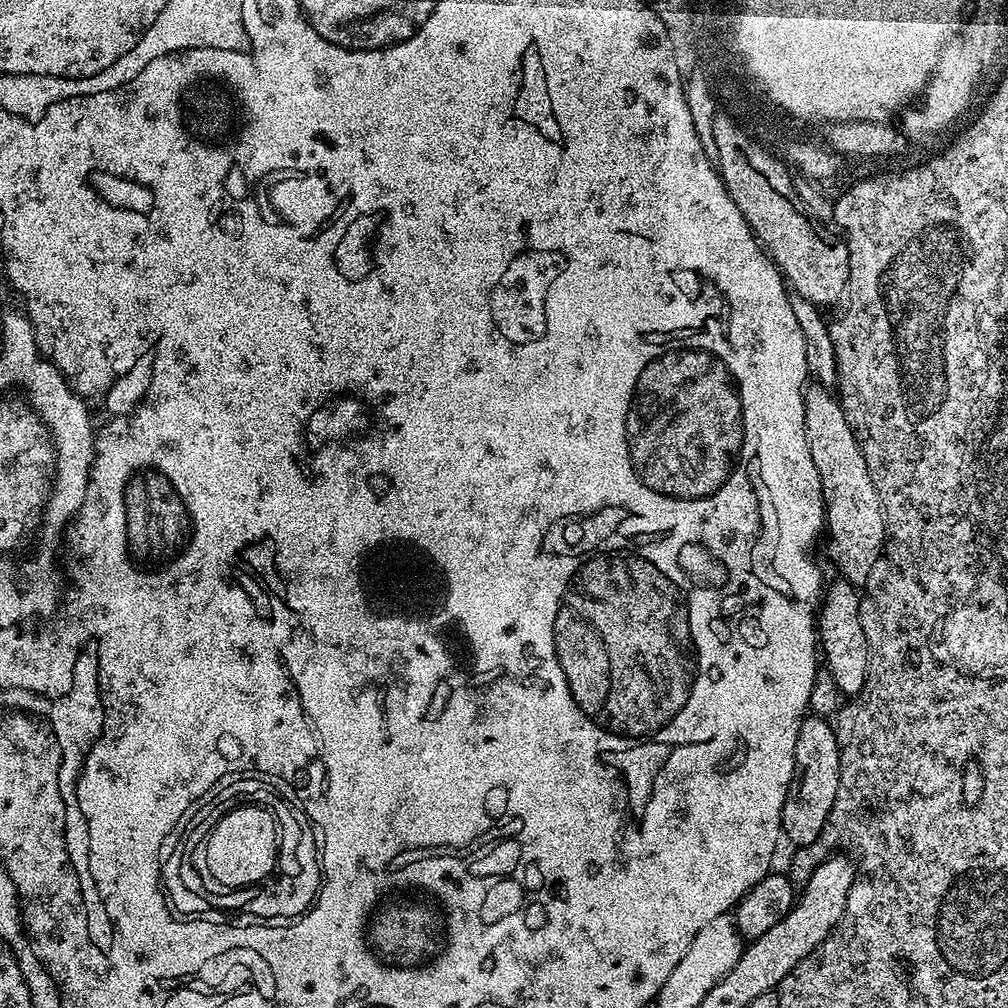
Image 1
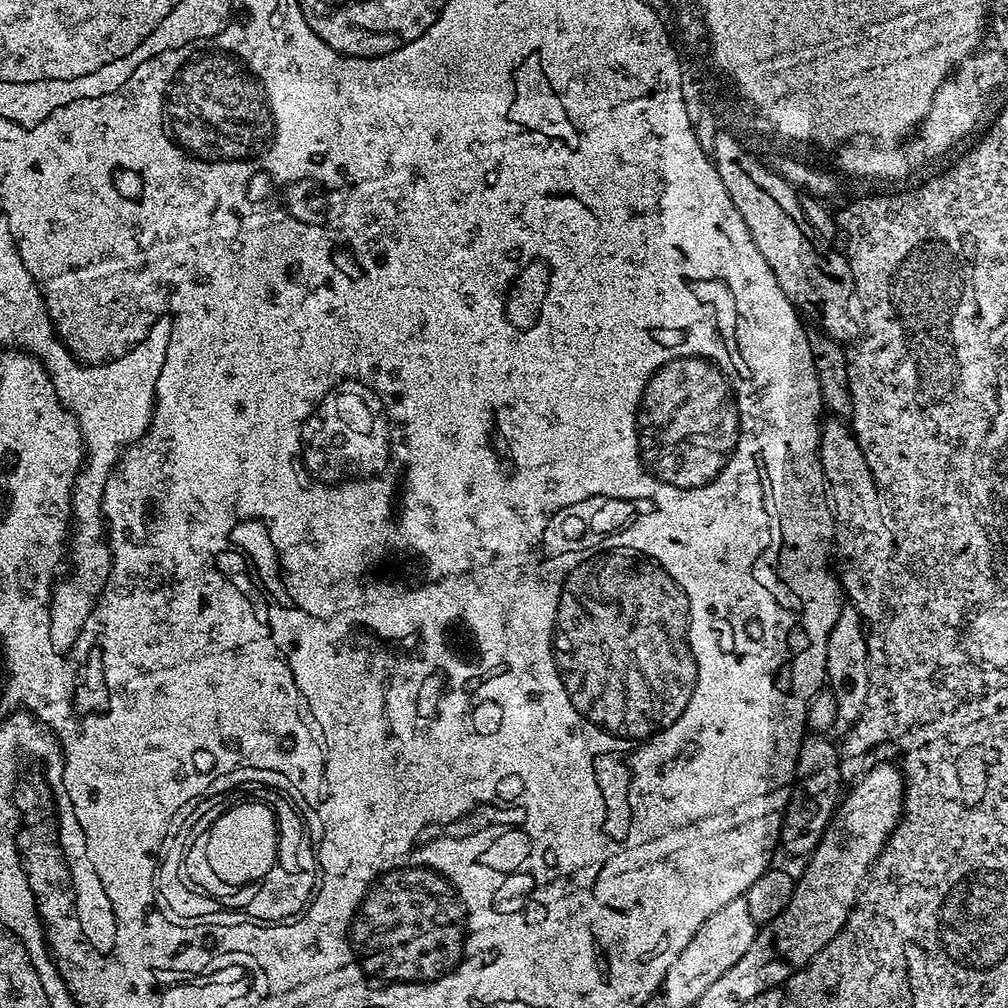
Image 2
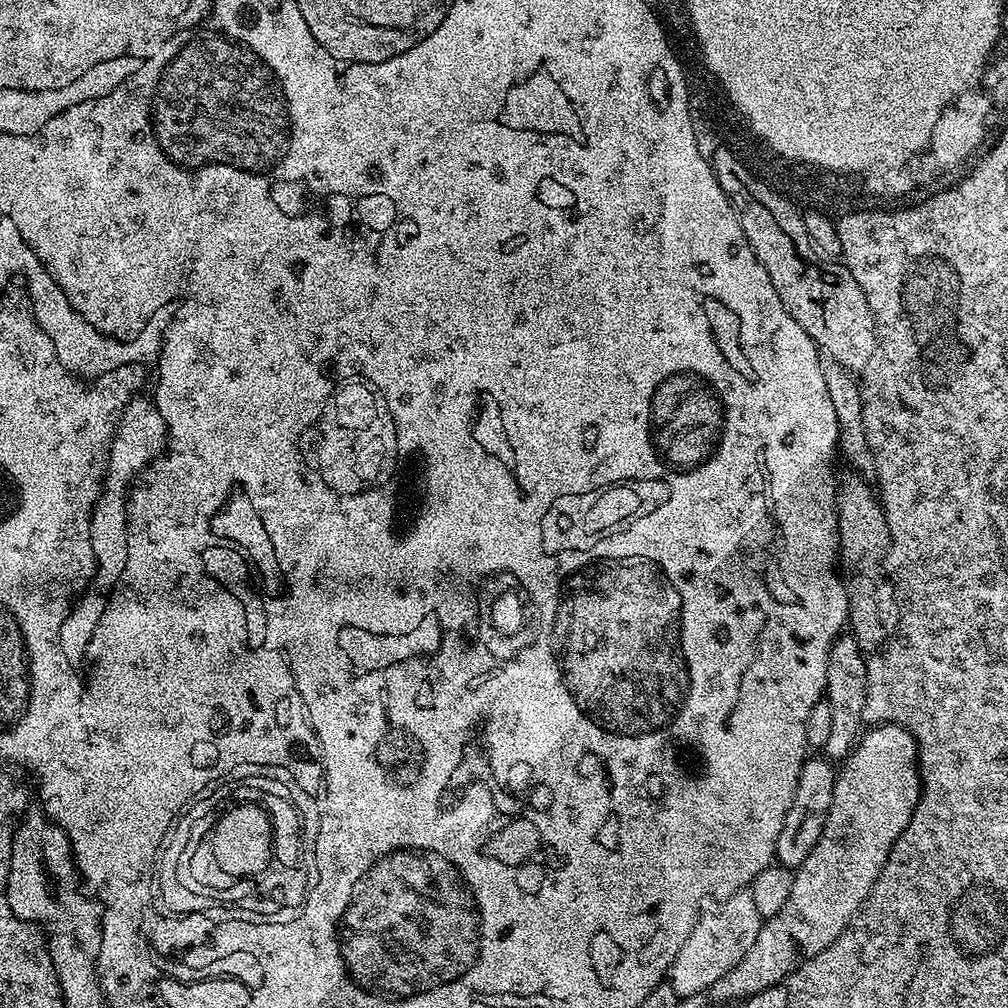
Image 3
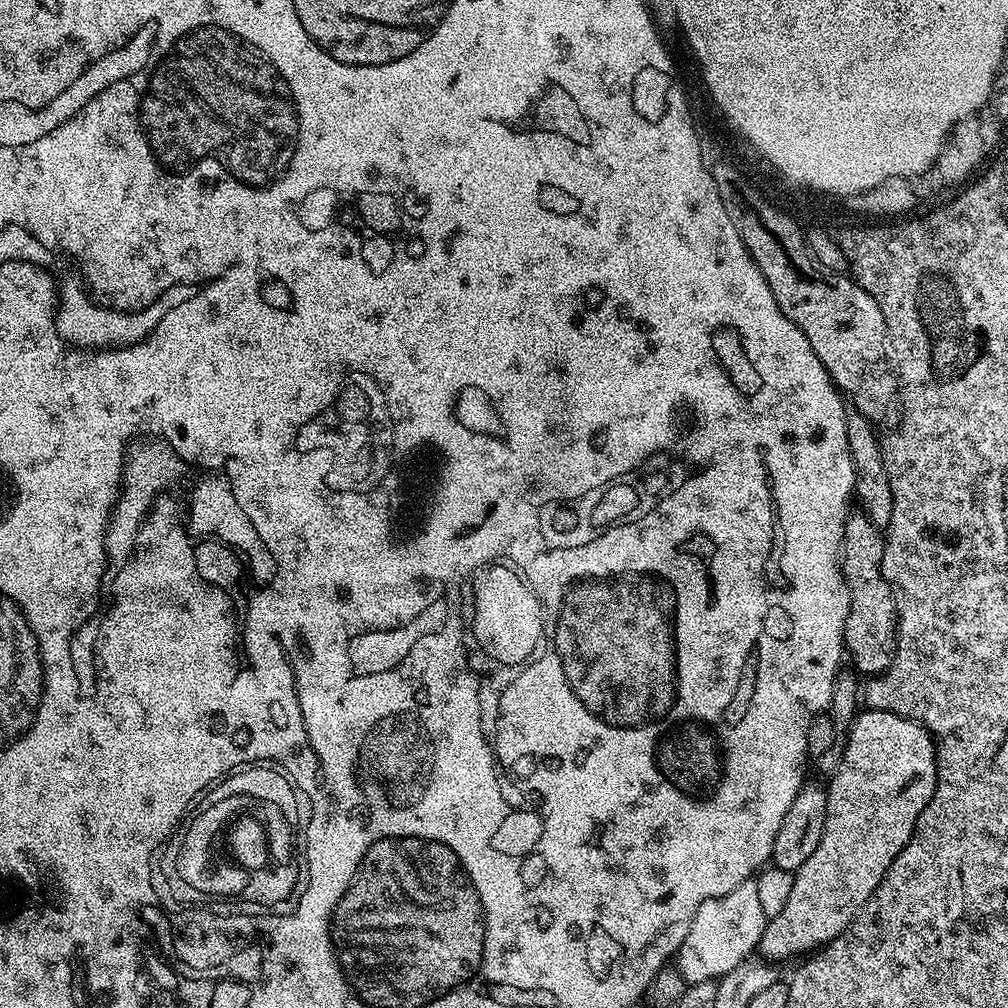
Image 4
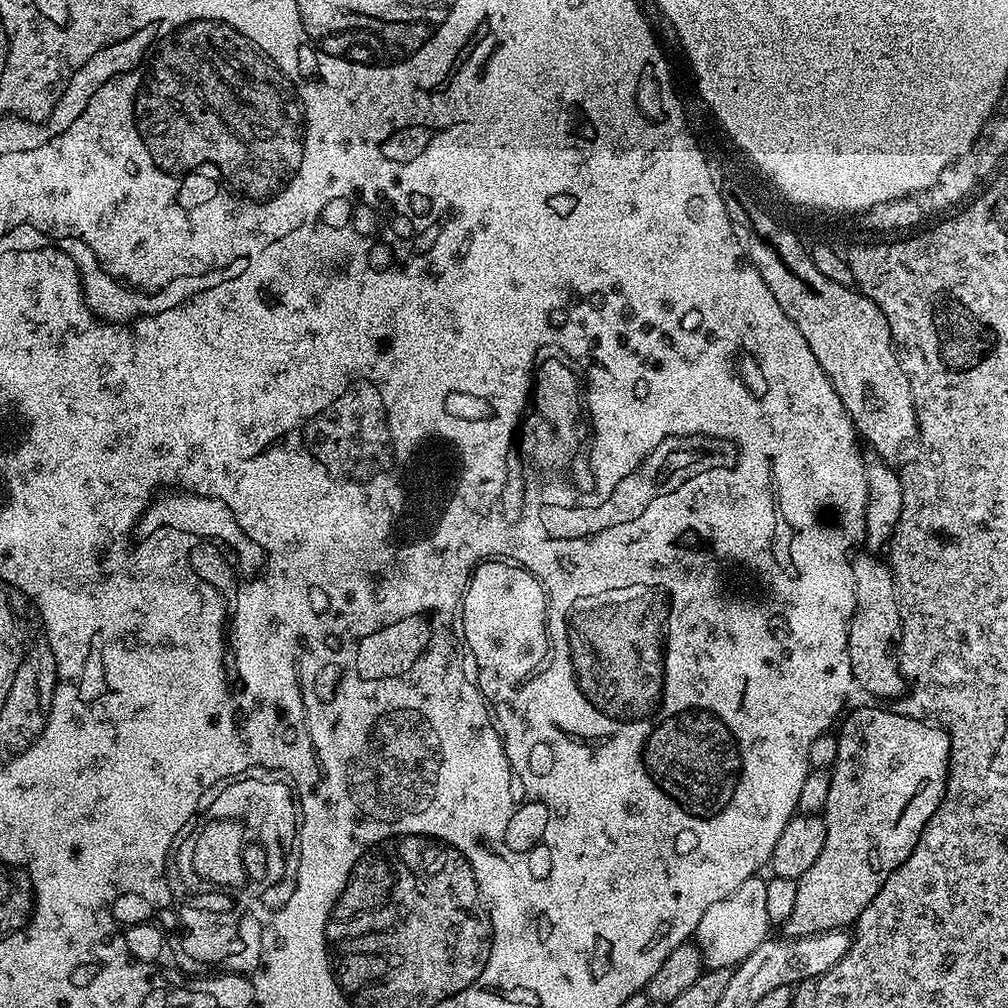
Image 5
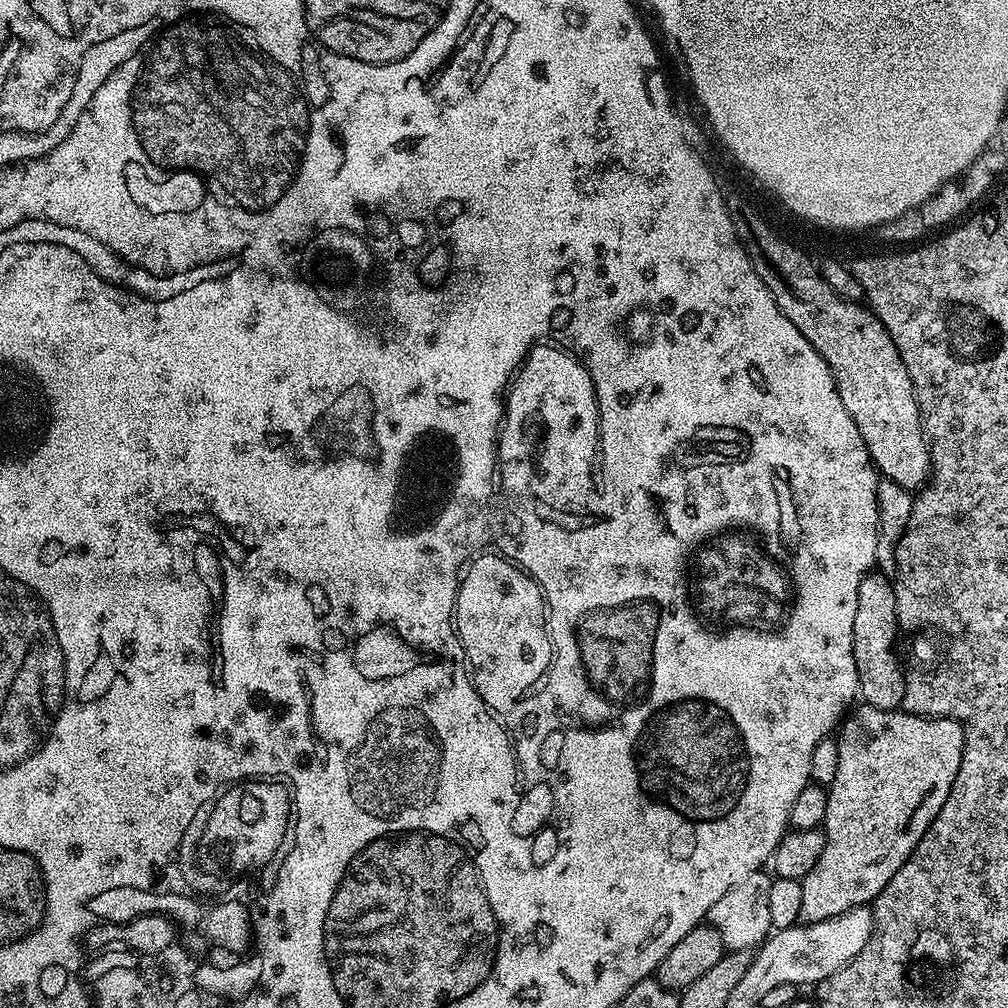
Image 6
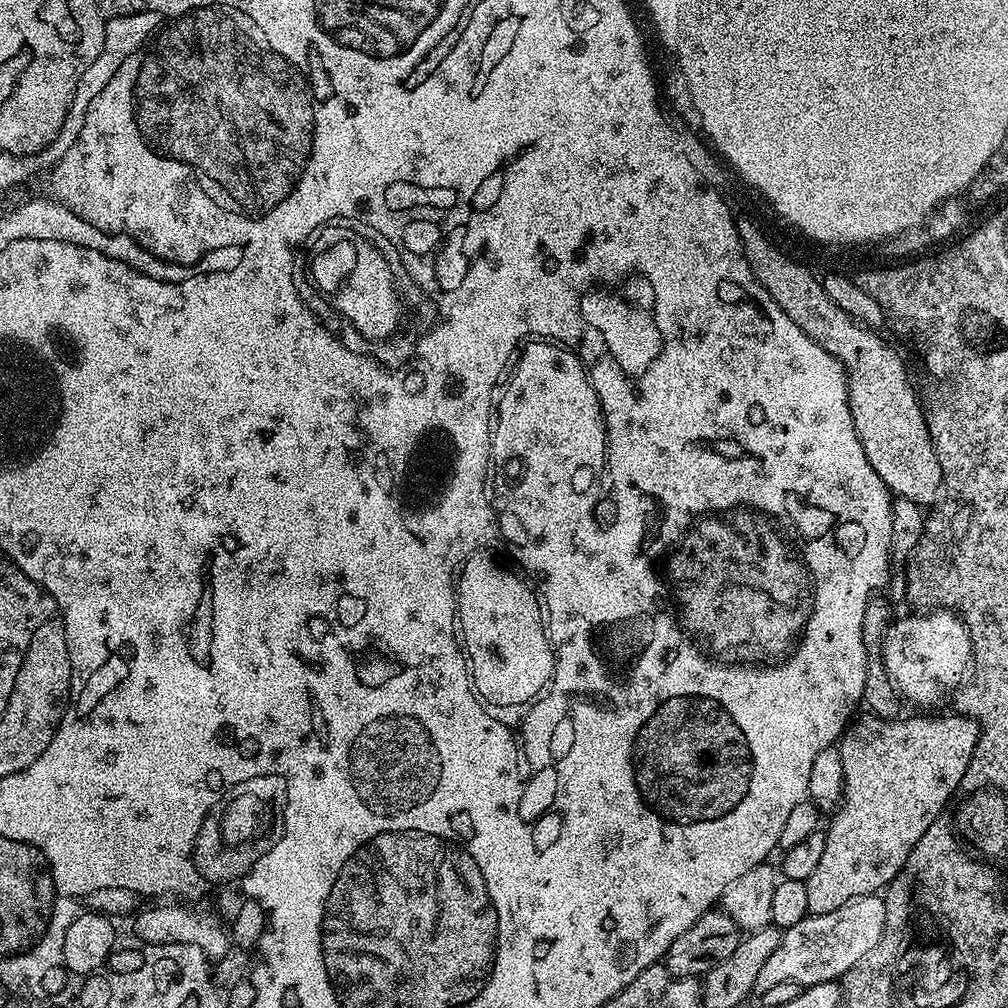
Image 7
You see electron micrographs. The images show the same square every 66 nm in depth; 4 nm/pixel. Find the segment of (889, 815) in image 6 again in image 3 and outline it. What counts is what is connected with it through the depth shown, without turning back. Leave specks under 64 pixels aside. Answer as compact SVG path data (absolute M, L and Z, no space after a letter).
M903 723L880 724L867 732L868 729L856 741L847 759L839 765L830 814L826 818L826 826L822 826L822 838L818 838L818 846L810 850L810 858L806 858L806 862L795 869L796 881L794 886L790 886L790 898L786 898L786 906L761 923L758 938L754 938L750 950L742 954L742 962L738 962L734 970L714 982L710 990L713 1001L728 1000L731 996L741 1001L750 994L758 994L758 990L766 990L766 986L784 984L799 964L814 958L814 954L822 954L826 946L834 943L848 929L849 922L864 905L894 842L902 830L906 830L918 806L921 786L916 740L908 733L907 727Z

